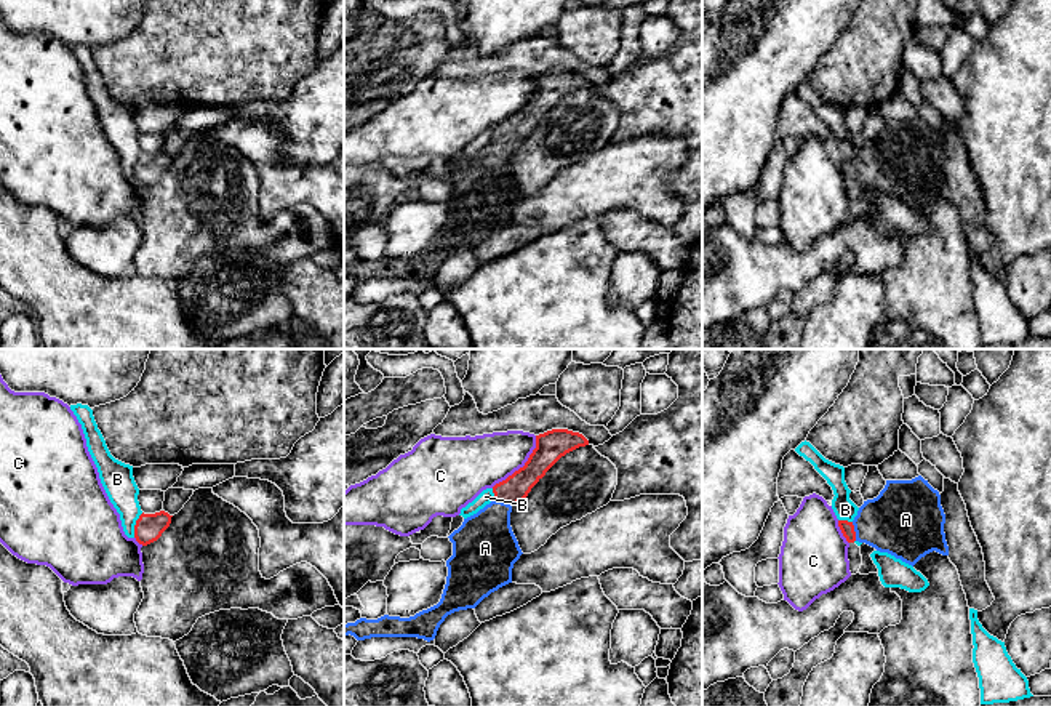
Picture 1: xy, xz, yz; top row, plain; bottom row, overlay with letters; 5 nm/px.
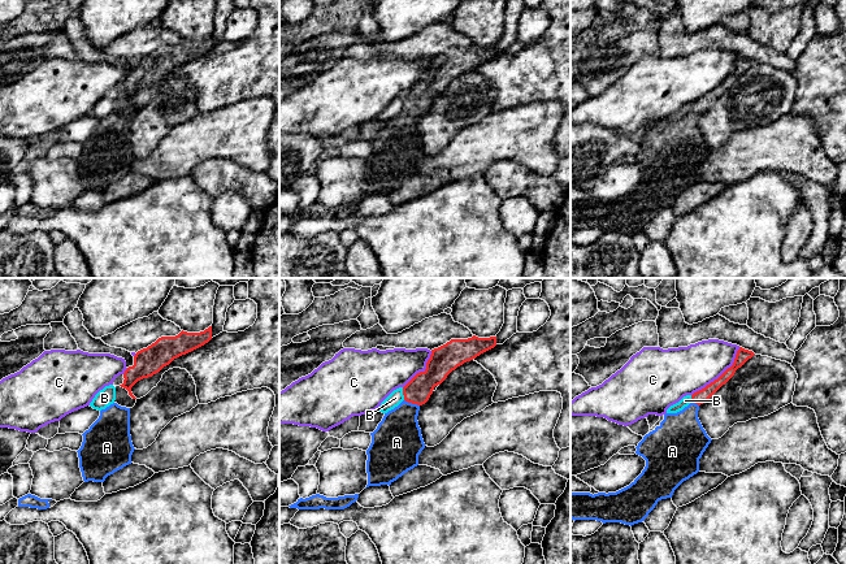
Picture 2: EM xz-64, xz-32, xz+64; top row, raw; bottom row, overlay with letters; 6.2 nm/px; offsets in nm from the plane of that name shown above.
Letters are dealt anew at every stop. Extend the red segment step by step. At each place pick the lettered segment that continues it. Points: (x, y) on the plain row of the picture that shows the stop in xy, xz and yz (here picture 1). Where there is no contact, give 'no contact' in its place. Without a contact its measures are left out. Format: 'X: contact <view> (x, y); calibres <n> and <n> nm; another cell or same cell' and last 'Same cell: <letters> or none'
A: contact yz (855, 173); calibres 70 and 360 nm; same cell
B: contact xy (135, 167); calibres 140 and 160 nm; another cell
C: contact xz (523, 108); calibres 150 and 280 nm; another cell
Same cell: A

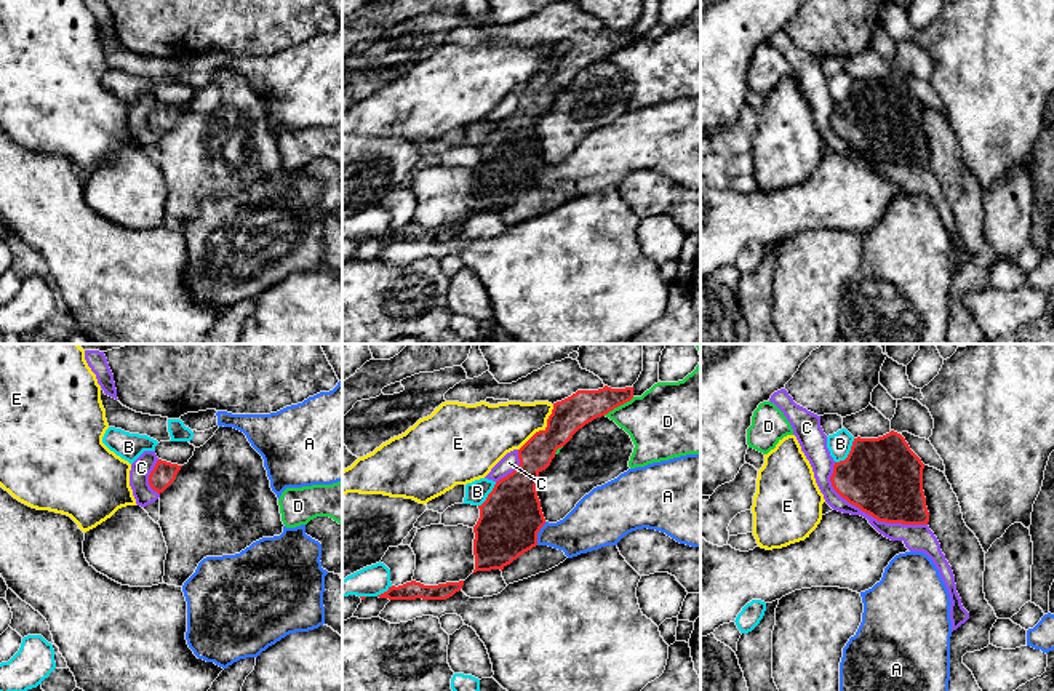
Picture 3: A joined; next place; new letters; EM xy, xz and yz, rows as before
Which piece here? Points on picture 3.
A: contact xz (538, 173); calibres 320 and 240 nm; another cell
B: contact yz (850, 95); calibres 400 and 120 nm; another cell
C: contact yz (867, 154); calibres 400 and 100 nm; another cell
D: contact xz (618, 47); calibres 170 and 360 nm; another cell
E: contact xz (542, 72); calibres 170 and 260 nm; another cell
Same cell: none

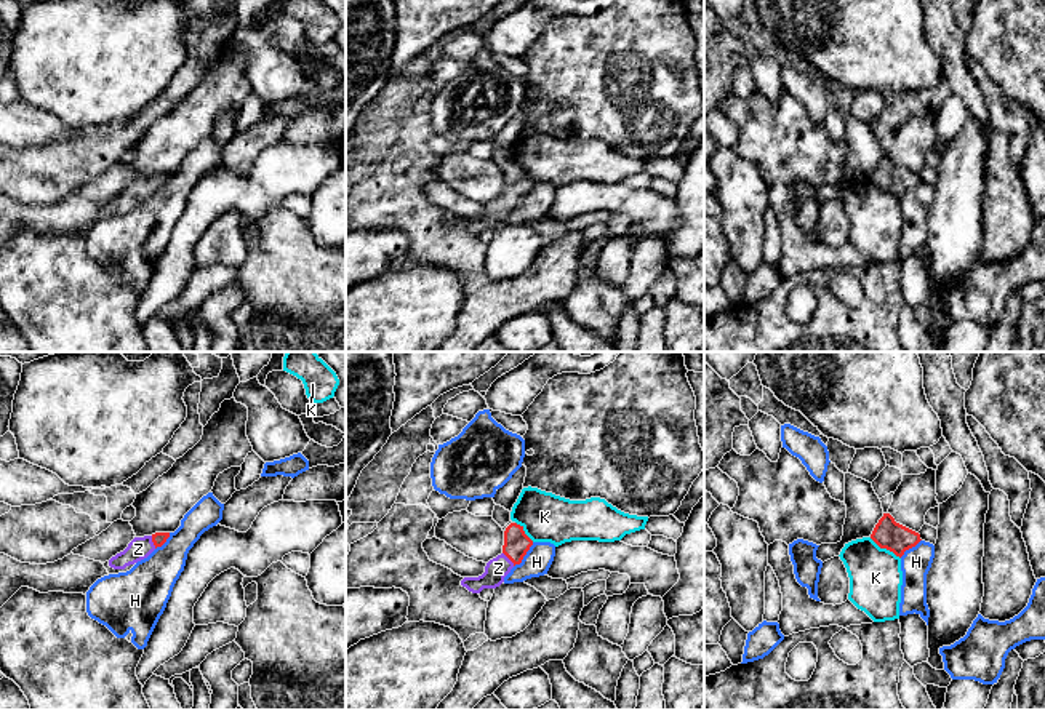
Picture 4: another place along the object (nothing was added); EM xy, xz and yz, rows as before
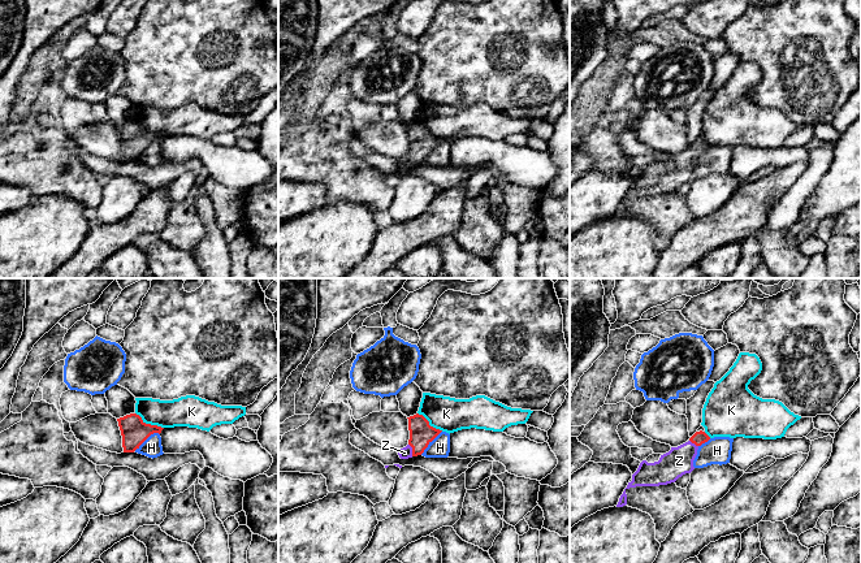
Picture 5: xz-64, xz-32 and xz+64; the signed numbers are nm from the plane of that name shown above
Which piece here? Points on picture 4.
H: contact xz (525, 195); calibres 130 and 140 nm; another cell
K: contact yz (885, 189); calibres 150 and 260 nm; another cell
Z: contact xz (508, 199); calibres 130 and 110 nm; same cell
Same cell: Z

